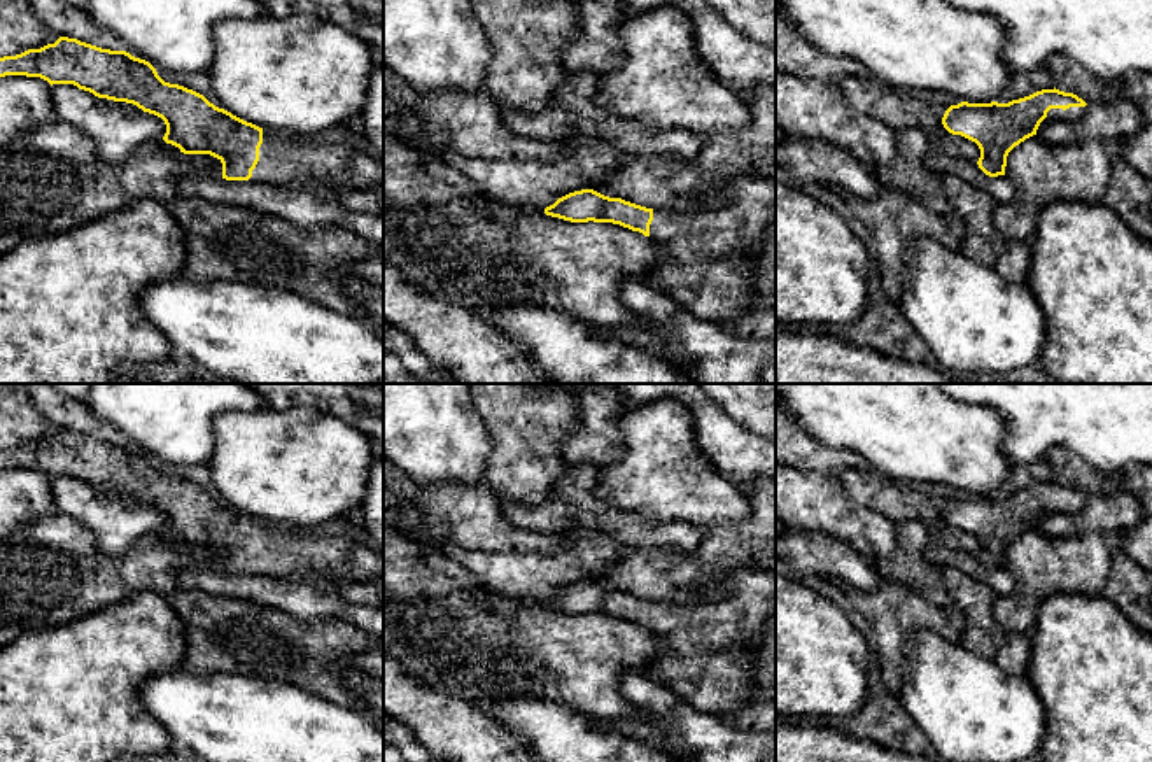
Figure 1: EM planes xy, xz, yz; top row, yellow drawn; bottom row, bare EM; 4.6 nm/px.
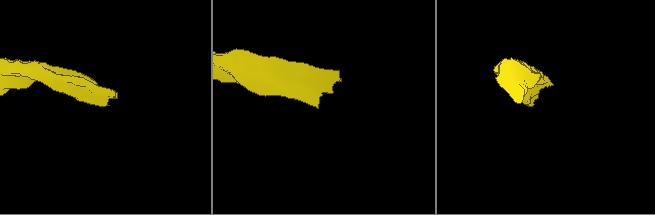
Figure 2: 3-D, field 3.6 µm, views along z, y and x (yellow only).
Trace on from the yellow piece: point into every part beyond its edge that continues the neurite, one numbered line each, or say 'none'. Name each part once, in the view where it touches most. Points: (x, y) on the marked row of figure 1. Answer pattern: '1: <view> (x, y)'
1: xy (284, 158)

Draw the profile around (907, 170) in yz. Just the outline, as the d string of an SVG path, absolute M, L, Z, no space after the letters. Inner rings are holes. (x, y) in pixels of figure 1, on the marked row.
M917 128L895 131L895 158L888 165L872 168L882 187L896 187L912 194L928 210L945 207L944 179L926 166L928 138Z

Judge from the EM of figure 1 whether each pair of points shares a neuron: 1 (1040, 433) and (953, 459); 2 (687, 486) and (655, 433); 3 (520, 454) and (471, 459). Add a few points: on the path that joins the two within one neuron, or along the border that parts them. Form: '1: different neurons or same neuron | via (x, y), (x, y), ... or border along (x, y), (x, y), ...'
1: different neurons | border along (983, 407), (1004, 419), (1004, 452), (1016, 463)
2: same neuron | via (674, 473), (662, 461), (660, 445)
3: different neurons | border along (480, 417), (489, 437), (484, 482)

